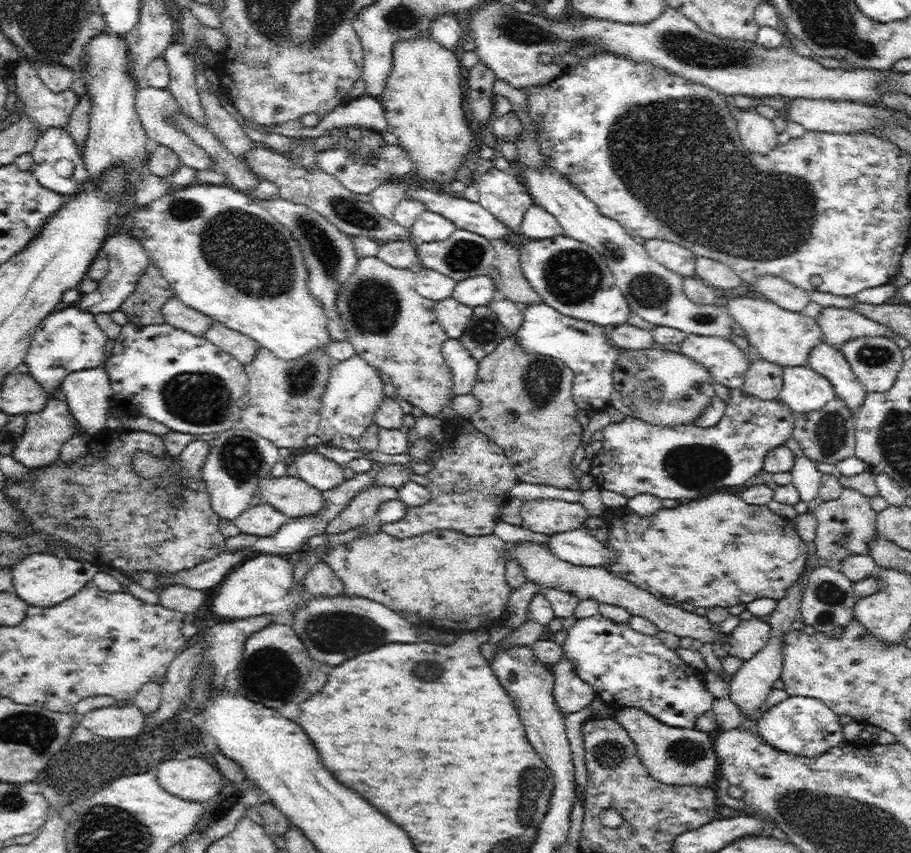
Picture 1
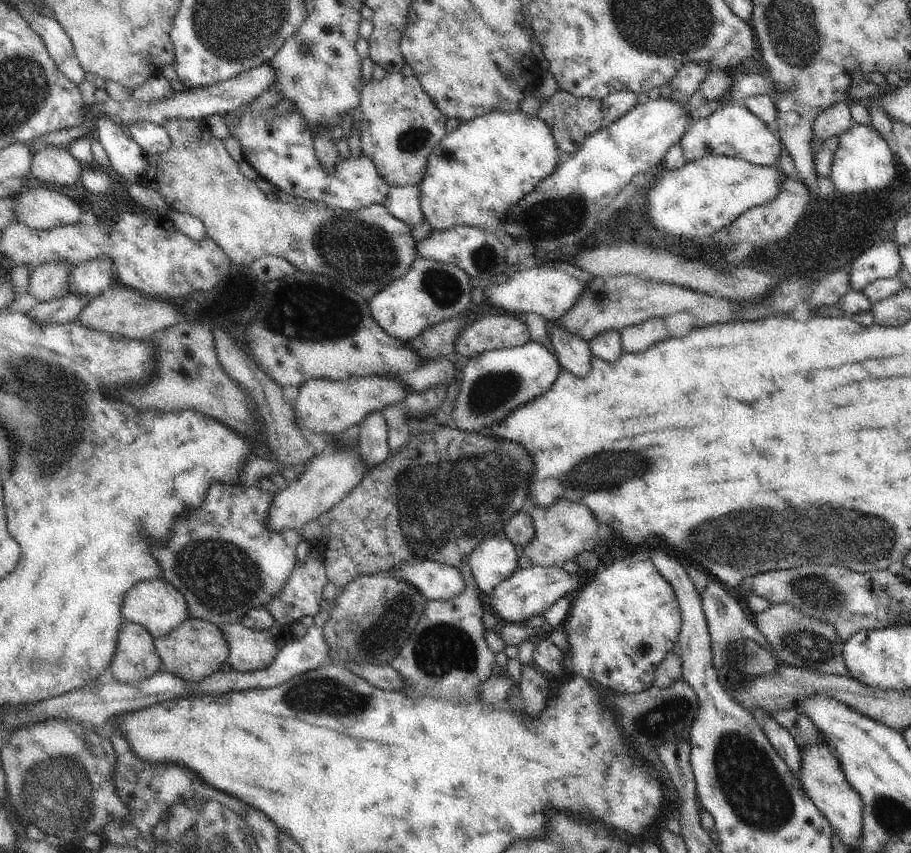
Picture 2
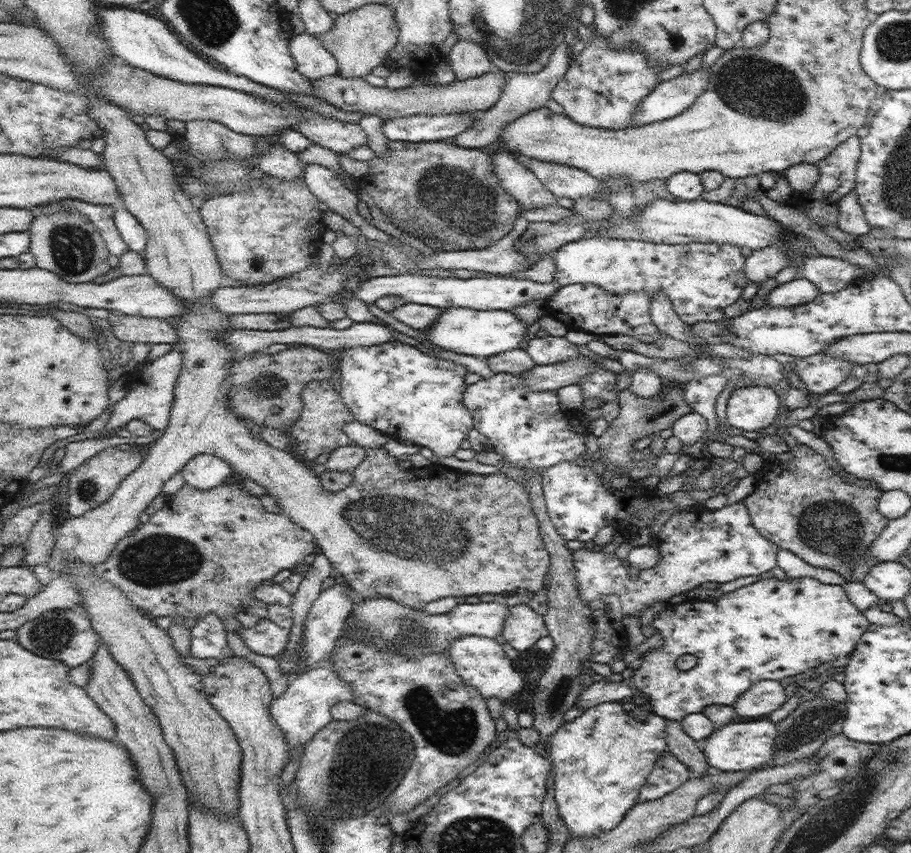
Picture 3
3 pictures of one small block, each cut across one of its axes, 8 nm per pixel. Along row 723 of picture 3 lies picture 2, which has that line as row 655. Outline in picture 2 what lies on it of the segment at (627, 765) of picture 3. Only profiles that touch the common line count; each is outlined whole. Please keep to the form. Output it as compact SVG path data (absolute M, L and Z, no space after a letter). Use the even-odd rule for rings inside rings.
M619 556L613 558L611 566L601 568L595 578L577 592L569 618L561 630L567 634L569 644L569 652L563 658L567 672L573 672L611 692L635 694L649 690L655 668L669 652L675 650L675 642L681 632L681 608L671 584L665 576L661 576L661 572L657 572L647 556L637 560L633 560L633 556Z

